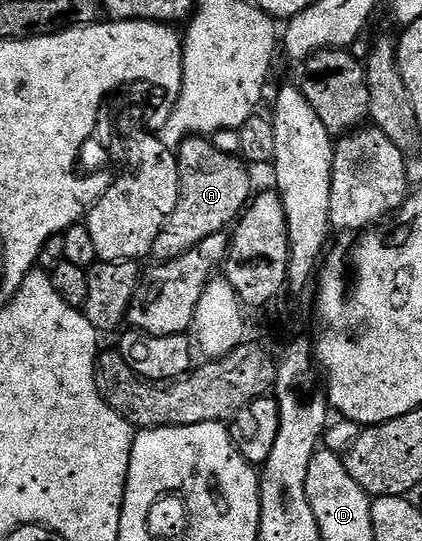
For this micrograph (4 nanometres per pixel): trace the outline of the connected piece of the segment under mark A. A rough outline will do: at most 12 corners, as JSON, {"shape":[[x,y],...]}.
{"shape":[[188,137],[176,153],[180,194],[154,239],[177,261],[225,231],[254,196],[249,166]]}

